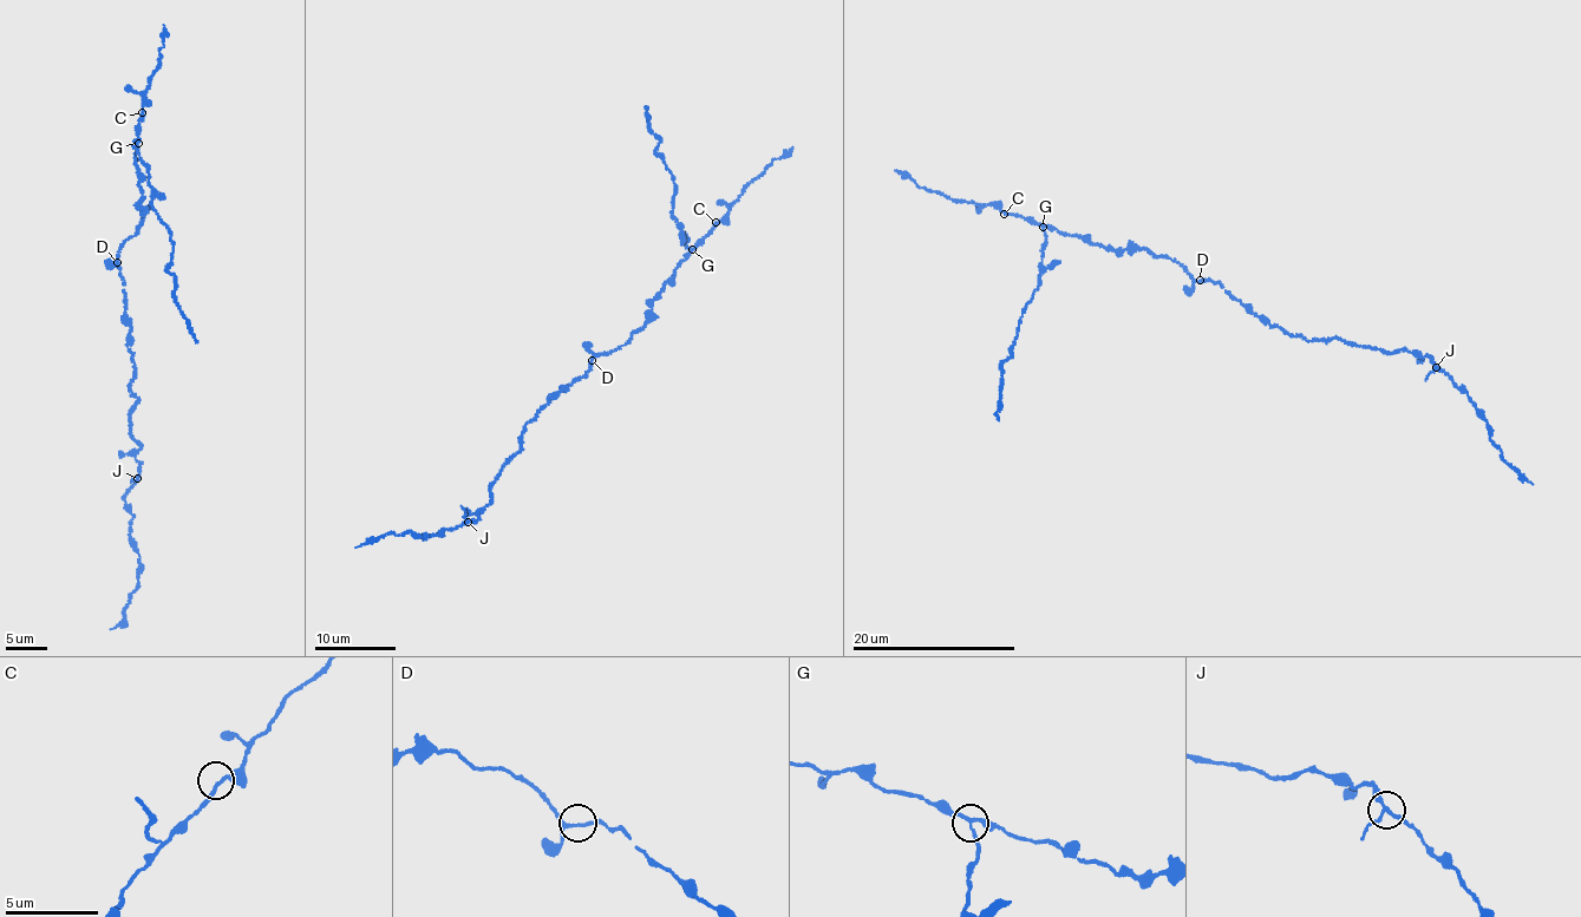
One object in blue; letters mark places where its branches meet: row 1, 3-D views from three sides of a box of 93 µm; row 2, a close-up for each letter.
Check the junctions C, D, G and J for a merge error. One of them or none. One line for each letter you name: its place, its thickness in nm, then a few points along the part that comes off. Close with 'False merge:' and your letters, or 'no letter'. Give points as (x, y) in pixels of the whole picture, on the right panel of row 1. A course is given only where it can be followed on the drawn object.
G: at (1043, 227); 160 nm thick; foreign part runs (1043, 227), (1046, 242), (1040, 285), (1025, 309), (1010, 357), (1003, 362), (998, 419)
False merge: G

